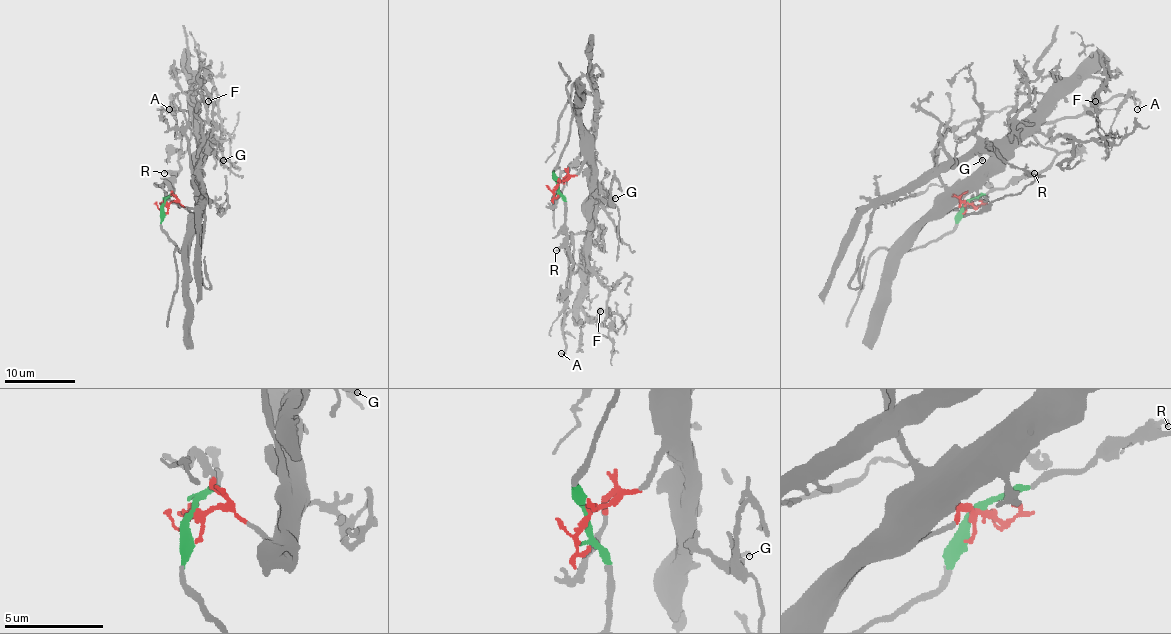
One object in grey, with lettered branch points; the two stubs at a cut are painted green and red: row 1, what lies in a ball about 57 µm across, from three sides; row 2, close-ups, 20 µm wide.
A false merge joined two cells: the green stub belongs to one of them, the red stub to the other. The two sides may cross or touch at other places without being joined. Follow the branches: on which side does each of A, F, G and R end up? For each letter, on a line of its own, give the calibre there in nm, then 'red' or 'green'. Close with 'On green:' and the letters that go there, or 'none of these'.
A: calibre 180 nm; green
F: calibre 190 nm; red
G: calibre 200 nm; red
R: calibre 200 nm; green
On green: A, R

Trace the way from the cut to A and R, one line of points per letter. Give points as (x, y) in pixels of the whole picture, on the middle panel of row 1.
A: (557, 183), (564, 208), (567, 253), (573, 260), (571, 273), (573, 236), (566, 350), (562, 356), (560, 352)
R: (557, 183), (564, 200), (566, 236), (555, 250)

